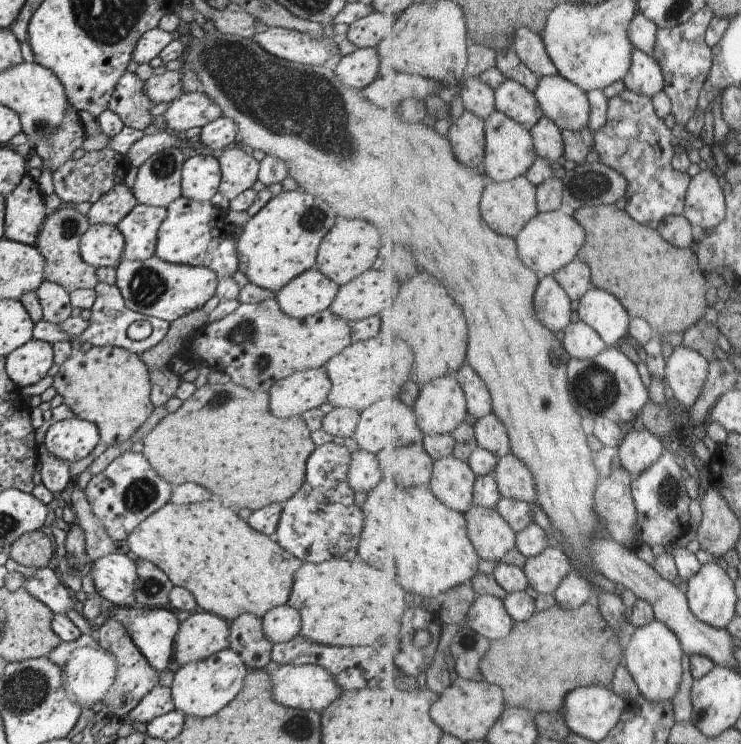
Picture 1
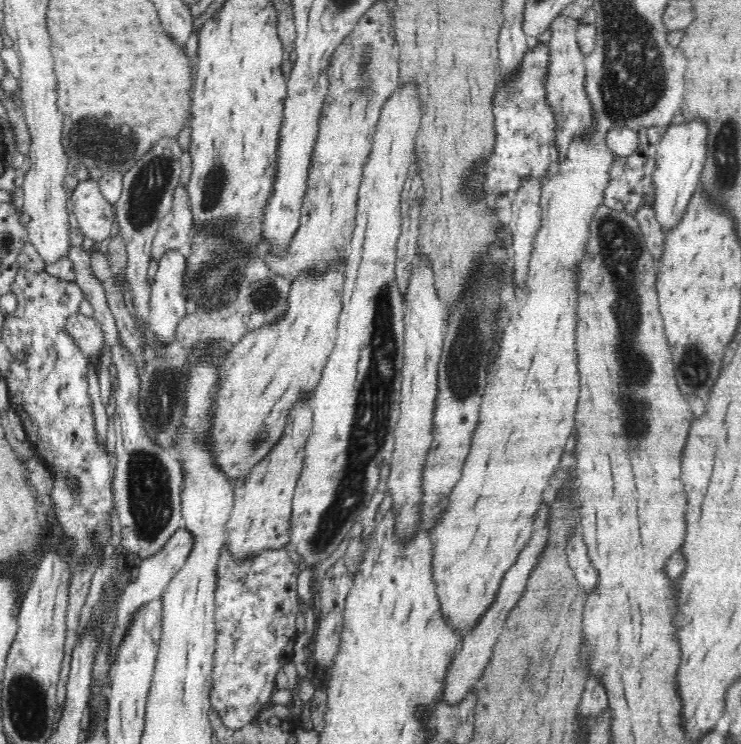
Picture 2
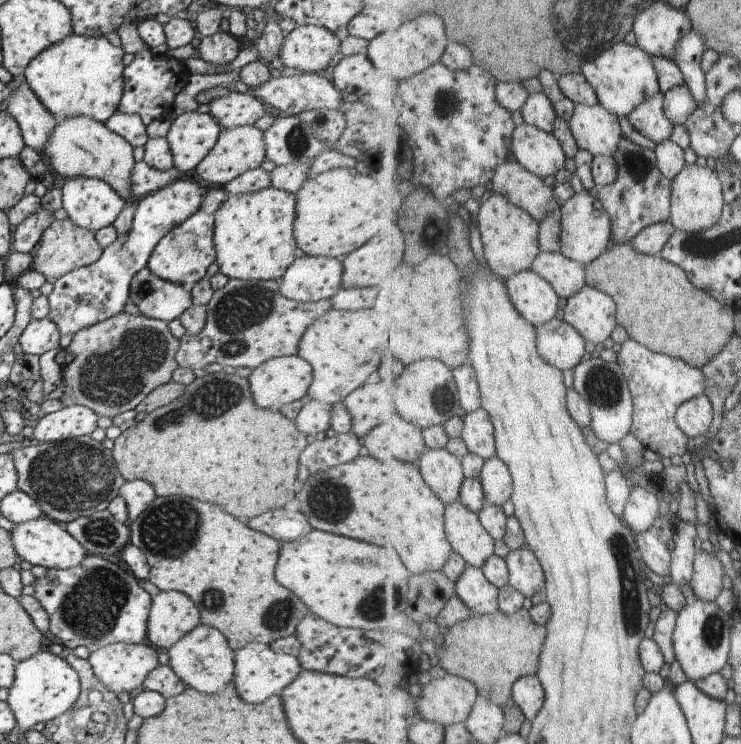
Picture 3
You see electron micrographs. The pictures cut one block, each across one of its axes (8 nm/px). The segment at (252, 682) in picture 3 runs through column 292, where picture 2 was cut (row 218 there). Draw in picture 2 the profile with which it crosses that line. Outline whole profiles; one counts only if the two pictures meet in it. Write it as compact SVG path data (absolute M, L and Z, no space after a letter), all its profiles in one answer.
M700 118L684 121L681 124L670 124L664 136L657 144L655 156L655 172L653 173L653 186L655 200L653 209L656 220L663 232L668 234L682 218L690 198L694 196L700 186L701 175L707 159L708 127Z

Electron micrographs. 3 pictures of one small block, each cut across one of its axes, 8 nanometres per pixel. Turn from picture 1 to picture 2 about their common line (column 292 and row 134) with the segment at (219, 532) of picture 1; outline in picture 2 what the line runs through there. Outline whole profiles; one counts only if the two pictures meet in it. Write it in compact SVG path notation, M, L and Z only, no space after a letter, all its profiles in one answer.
M558 15L550 26L551 36L548 41L550 49L548 72L544 78L544 89L548 105L556 121L556 144L558 145L558 160L564 162L570 141L574 137L586 138L593 125L593 110L588 95L584 90L585 54L580 50L577 41L578 20L570 16Z

